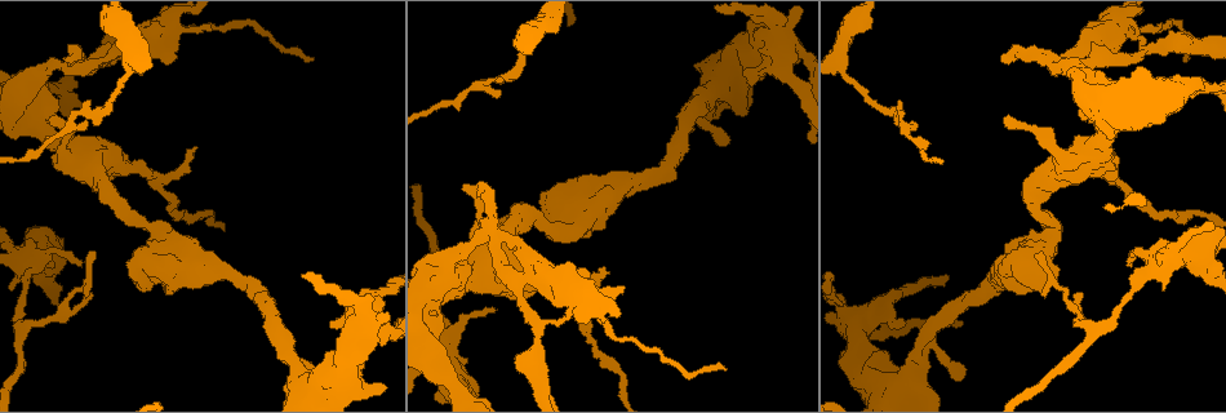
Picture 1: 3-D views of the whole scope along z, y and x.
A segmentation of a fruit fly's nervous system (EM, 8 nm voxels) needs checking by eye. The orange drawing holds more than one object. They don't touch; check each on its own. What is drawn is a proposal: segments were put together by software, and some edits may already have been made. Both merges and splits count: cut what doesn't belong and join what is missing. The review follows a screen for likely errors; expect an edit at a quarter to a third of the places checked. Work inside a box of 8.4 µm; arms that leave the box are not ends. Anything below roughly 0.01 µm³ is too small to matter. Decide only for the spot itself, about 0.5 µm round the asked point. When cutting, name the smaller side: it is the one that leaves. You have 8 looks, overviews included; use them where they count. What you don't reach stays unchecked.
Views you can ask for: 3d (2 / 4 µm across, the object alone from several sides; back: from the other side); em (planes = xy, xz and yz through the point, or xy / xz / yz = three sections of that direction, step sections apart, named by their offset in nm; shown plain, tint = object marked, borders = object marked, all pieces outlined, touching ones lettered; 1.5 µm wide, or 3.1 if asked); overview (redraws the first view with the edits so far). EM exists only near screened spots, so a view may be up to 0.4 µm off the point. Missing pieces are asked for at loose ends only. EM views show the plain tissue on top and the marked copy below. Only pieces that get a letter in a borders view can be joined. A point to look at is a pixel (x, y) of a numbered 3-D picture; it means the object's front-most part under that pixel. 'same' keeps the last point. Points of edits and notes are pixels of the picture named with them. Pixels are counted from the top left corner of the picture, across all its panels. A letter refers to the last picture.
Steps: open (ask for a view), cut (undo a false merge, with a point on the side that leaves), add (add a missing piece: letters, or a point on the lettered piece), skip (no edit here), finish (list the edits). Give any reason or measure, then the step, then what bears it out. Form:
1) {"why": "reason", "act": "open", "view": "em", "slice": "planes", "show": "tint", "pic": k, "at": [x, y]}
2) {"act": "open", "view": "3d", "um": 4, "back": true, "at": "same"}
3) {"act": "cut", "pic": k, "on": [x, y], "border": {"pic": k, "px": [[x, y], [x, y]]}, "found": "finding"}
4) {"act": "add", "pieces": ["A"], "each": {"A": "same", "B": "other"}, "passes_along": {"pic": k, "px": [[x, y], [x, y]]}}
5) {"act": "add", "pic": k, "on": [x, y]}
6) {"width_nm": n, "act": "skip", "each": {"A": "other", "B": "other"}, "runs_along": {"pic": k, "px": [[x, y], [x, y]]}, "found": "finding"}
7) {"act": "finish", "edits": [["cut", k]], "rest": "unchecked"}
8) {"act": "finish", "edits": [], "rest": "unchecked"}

{"why": "side arm on a straight run", "act": "open", "view": "em", "slice": "planes", "show": "borders", "pic": 1, "at": [98, 55]}

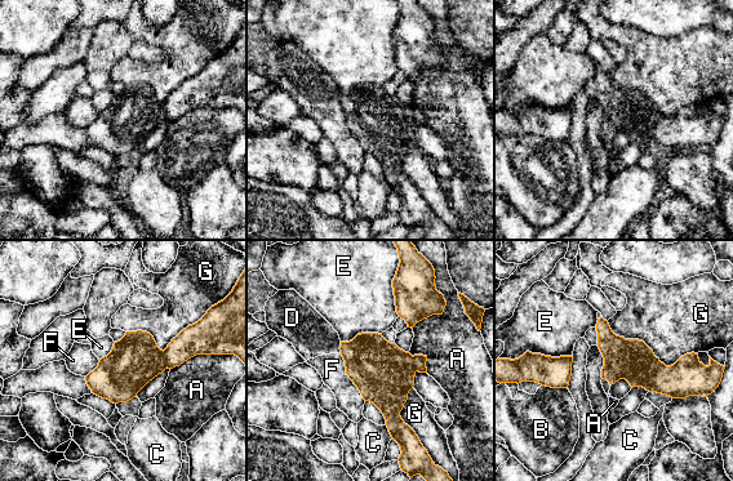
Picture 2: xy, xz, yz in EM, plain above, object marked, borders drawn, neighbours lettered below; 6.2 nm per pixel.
{"longest_contact_nm": ["G", 600], "act": "cut", "pic": 2, "on": [134, 360], "each": {"A": "other", "B": "other", "C": "other", "D": "other", "E": "other", "F": "other", "G": "other"}, "border": {"pic": 2, "px": [[163, 351], [167, 366]]}, "found": "a second neuron is stuck on"}

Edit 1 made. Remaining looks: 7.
{"act": "open", "view": "overview"}

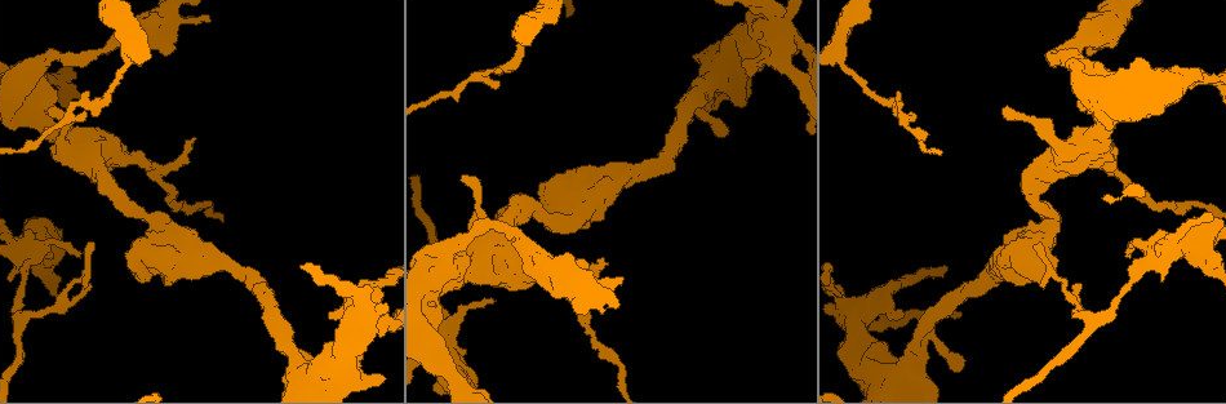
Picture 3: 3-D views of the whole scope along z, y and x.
{"why": "free end", "act": "open", "view": "em", "slice": "yz", "step": 4, "show": "borders", "pic": 3, "at": [80, 254]}

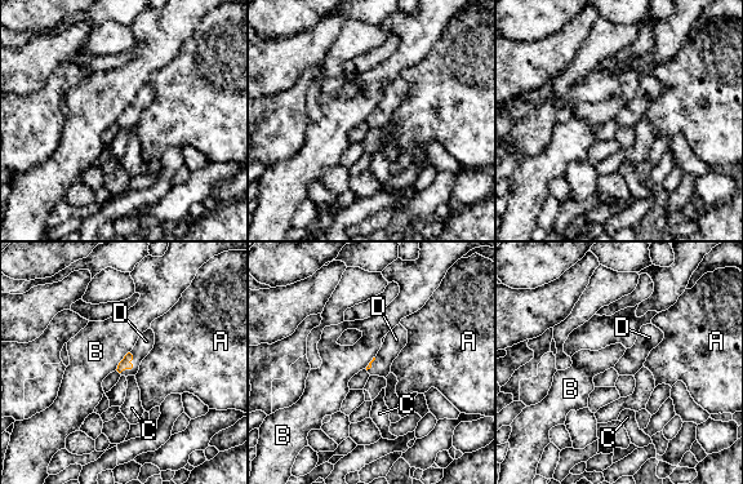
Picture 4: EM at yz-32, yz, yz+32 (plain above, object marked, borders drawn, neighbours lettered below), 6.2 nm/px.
{"why": "cut it another way", "act": "open", "view": "em", "slice": "planes", "show": "borders", "at": "same"}

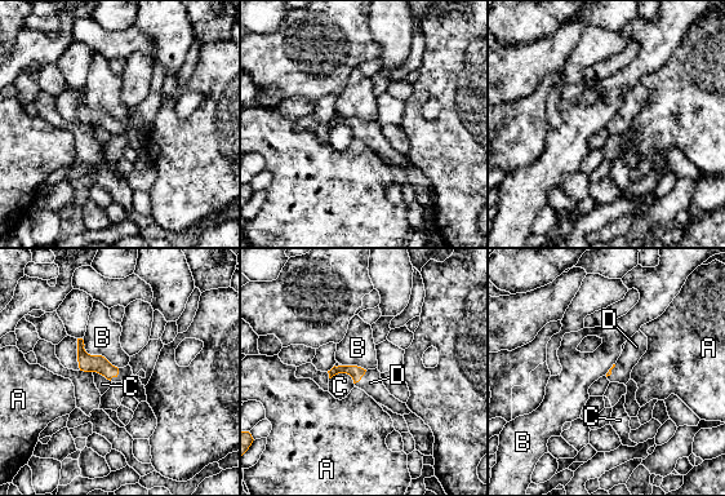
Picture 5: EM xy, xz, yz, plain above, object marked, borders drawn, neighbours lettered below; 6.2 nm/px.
{"act": "add", "pieces": ["D"], "each": {"A": "other", "B": "other", "C": "other", "D": "same"}, "passes_along": {"pic": 5, "px": [[88, 363], [116, 375], [125, 372]]}, "found": "it goes on there"}

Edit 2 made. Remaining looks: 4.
{"act": "finish", "edits": [["cut", 2], ["add", 5]], "rest": "unchecked"}

